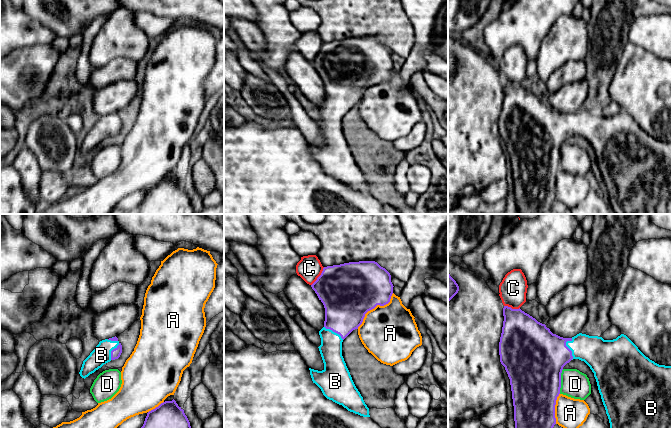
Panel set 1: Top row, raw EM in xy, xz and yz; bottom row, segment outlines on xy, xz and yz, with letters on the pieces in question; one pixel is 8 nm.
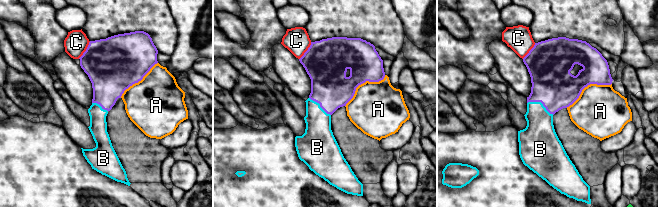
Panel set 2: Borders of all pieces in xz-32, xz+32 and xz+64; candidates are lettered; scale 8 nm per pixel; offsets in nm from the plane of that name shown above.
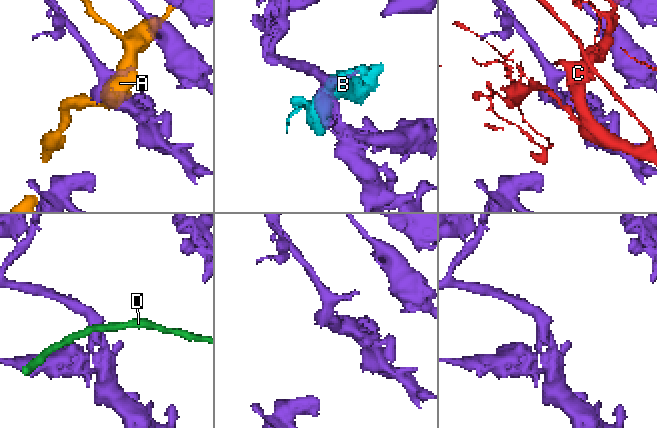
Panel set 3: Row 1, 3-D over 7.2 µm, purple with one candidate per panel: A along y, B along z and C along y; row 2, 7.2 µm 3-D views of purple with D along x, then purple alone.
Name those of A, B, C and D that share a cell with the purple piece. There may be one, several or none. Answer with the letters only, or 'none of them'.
B

